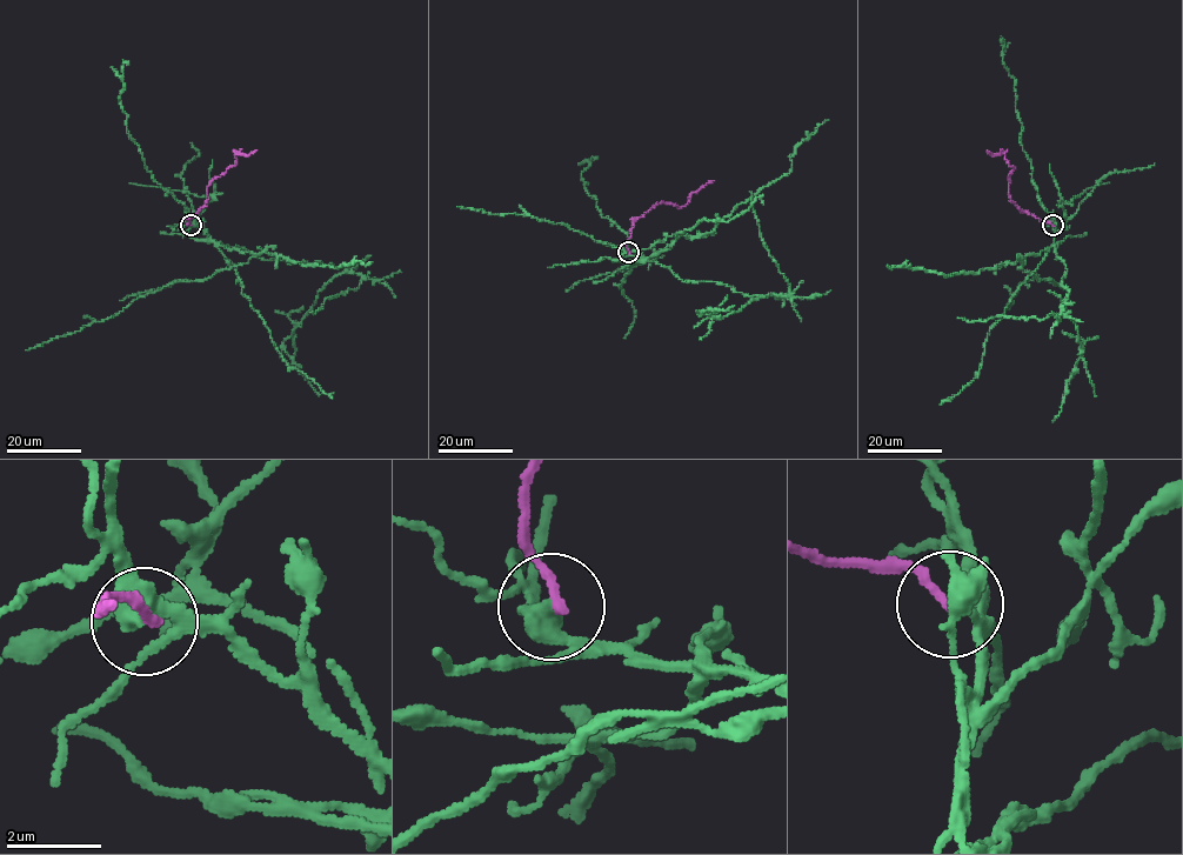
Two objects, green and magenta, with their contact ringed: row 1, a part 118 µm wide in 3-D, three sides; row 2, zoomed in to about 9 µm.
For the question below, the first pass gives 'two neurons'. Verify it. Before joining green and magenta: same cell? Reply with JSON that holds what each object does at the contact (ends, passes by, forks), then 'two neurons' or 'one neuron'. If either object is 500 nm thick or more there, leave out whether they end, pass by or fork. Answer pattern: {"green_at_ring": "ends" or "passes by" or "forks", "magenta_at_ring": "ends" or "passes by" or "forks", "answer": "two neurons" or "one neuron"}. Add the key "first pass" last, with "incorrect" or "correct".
{"green_at_ring": "passes by", "magenta_at_ring": "ends", "answer": "two neurons", "first pass": "correct"}

